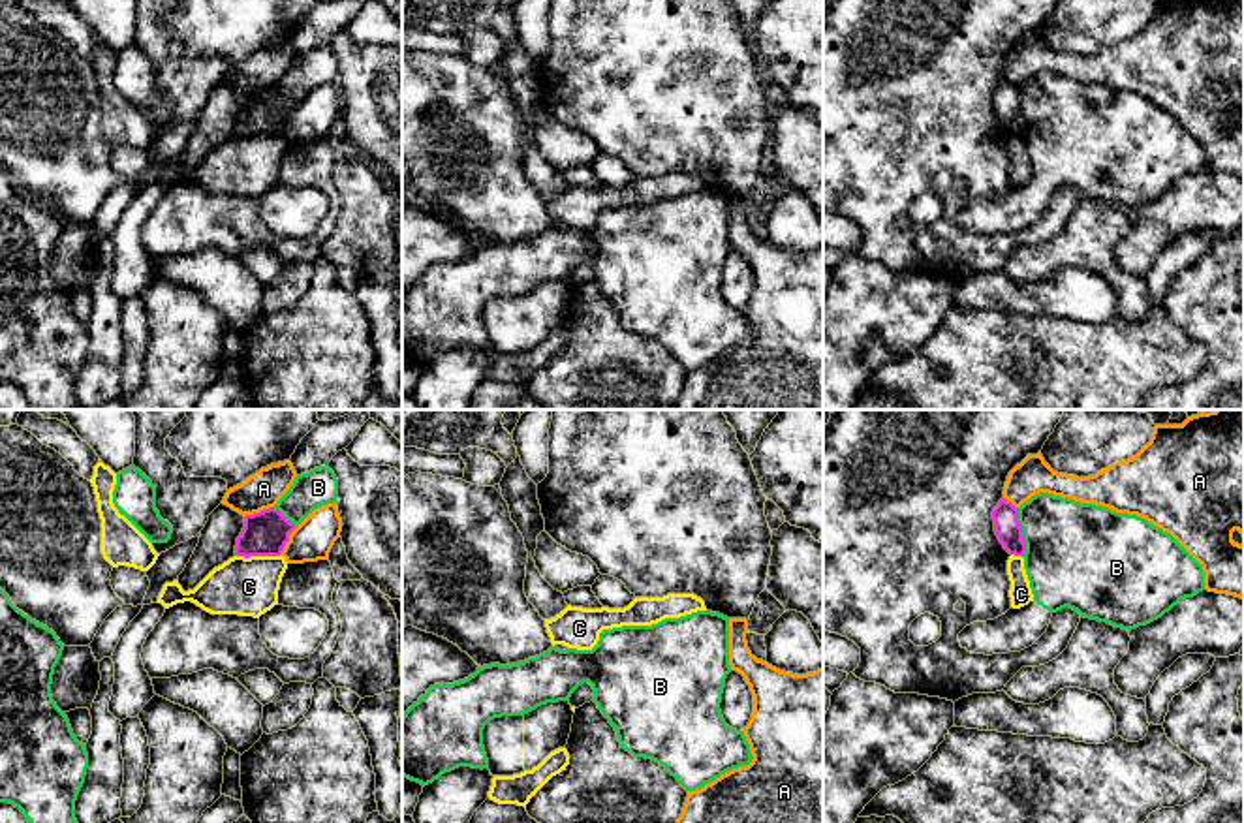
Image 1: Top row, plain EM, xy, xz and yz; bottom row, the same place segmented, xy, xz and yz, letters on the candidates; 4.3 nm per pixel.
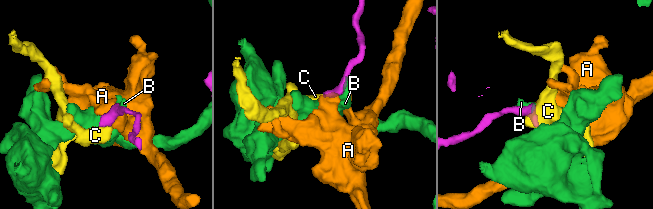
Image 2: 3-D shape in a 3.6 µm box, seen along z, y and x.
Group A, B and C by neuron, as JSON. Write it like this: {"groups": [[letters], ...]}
{"groups": [["A"], ["B"], ["C"]]}

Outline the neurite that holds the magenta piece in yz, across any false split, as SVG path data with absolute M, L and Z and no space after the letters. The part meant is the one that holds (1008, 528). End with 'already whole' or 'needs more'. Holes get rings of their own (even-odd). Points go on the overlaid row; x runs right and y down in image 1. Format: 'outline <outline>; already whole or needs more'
outline M1002 498L992 511L994 532L1009 554L1024 556L1026 543L1019 522L1019 507Z; already whole

